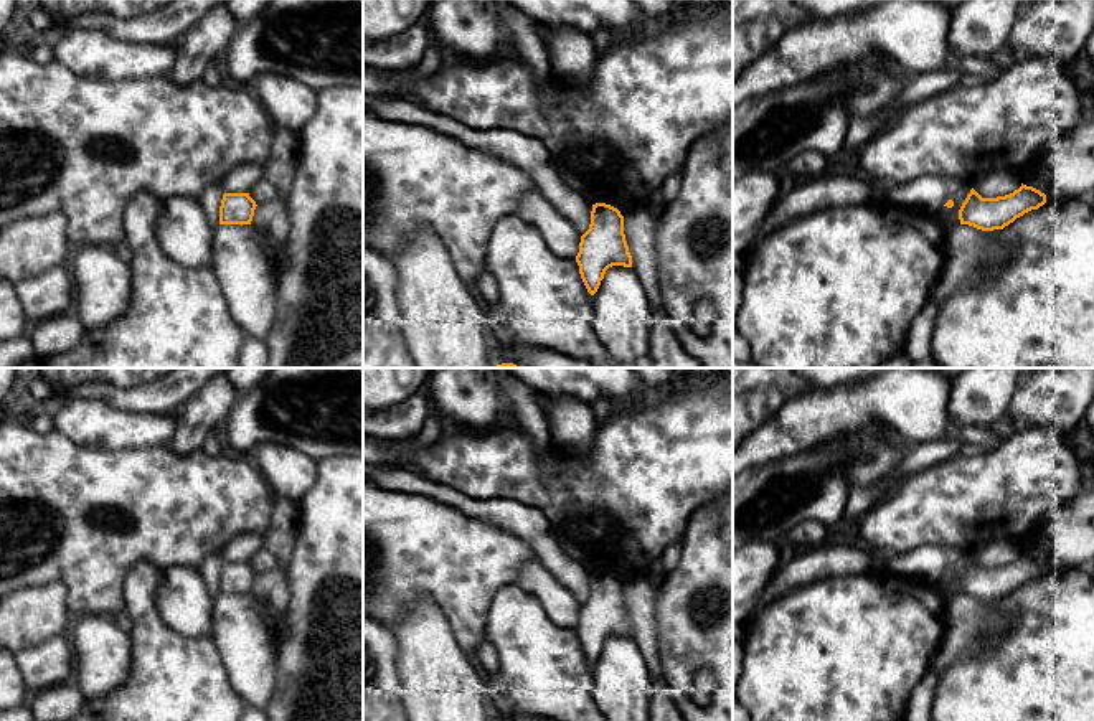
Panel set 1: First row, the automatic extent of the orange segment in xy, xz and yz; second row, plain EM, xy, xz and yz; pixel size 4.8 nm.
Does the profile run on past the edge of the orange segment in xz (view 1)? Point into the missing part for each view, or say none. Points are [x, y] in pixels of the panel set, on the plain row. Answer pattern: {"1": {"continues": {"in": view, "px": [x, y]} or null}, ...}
{"1": {"continues": null}}

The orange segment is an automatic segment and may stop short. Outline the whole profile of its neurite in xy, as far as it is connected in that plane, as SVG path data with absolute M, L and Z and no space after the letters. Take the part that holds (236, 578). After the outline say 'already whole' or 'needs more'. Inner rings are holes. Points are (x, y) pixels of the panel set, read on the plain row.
M224 563L219 576L219 594L251 594L256 576L249 563Z; already whole

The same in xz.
M606 573L592 574L589 599L581 606L576 625L581 648L594 665L612 635L632 637L632 625L624 604L624 586Z; already whole

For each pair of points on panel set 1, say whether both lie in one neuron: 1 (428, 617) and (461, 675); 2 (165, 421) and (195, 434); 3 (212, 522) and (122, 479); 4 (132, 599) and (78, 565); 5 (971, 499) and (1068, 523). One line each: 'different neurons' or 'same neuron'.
1: same neuron
2: different neurons
3: same neuron
4: different neurons
5: different neurons

